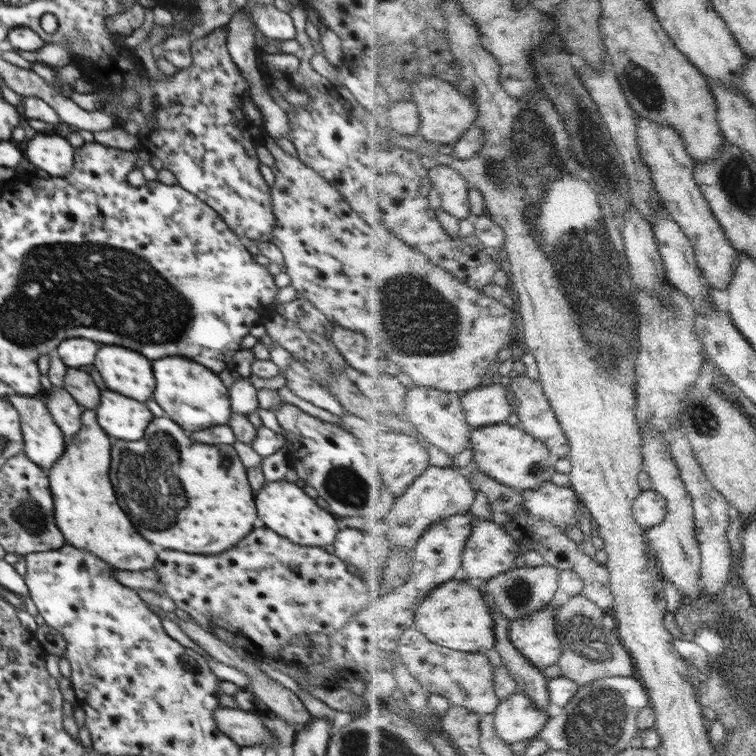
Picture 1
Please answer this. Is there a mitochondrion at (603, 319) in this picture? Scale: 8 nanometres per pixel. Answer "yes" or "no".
yes

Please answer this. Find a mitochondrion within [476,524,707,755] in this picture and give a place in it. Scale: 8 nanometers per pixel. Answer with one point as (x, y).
(589, 646)

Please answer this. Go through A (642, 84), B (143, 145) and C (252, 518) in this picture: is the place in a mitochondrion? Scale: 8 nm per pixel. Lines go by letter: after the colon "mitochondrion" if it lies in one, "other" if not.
A: mitochondrion
B: other
C: other

